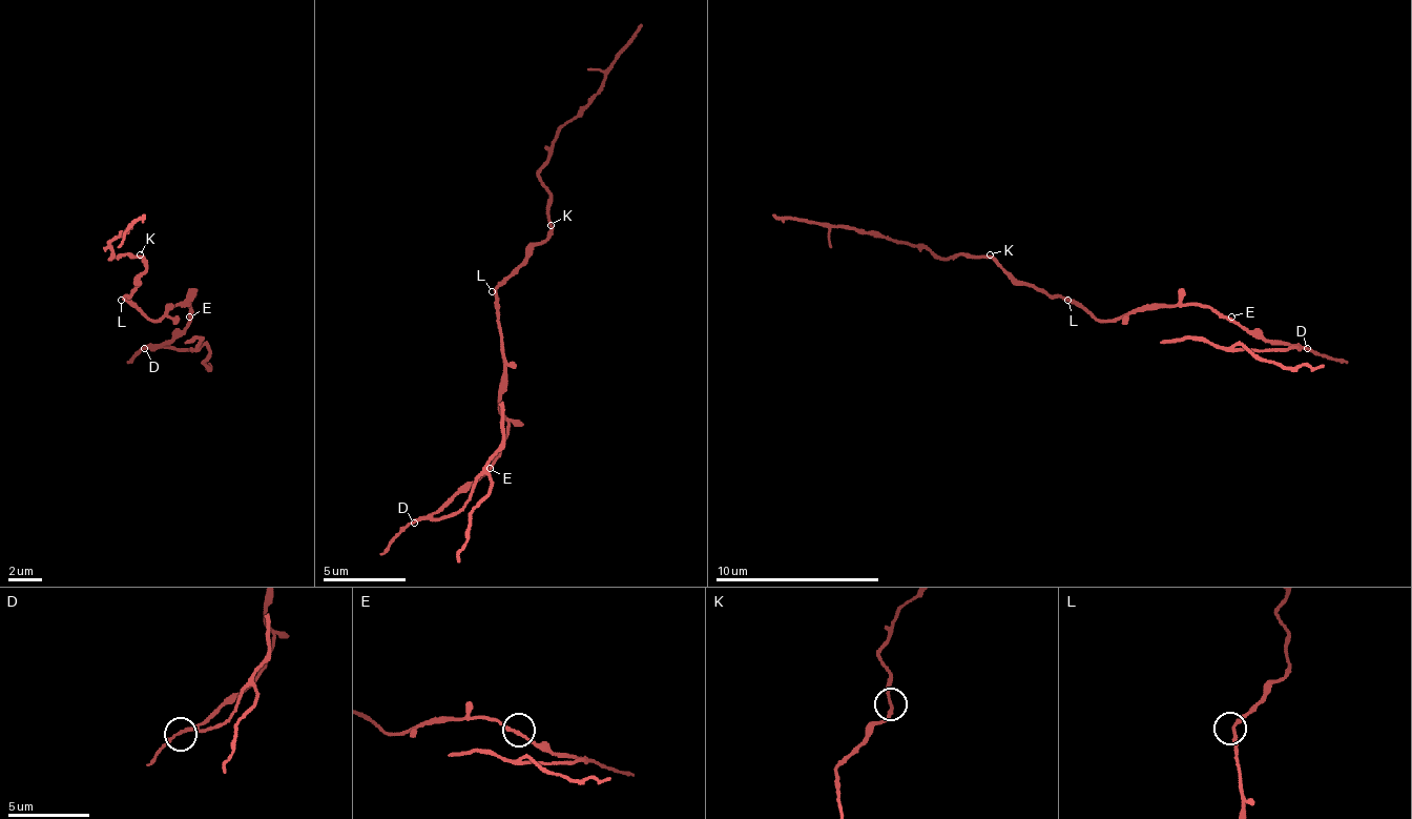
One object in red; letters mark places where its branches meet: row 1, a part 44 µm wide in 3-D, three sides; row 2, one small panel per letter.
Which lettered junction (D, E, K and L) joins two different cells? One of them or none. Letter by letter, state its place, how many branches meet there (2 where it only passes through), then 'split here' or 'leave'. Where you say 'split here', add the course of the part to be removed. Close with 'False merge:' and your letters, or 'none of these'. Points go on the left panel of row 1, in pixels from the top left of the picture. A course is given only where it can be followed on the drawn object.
D: place (144, 348); branches 2; split here; course (143, 349), (195, 349), (208, 346), (205, 366), (208, 366)
E: place (189, 316); branches 2; leave
K: place (140, 254); branches 2; leave
L: place (121, 300); branches 2; leave
False merge: D

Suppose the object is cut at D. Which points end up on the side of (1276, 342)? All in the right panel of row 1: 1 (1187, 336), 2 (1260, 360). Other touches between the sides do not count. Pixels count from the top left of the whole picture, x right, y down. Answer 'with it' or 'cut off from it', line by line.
1: cut off from it
2: cut off from it

